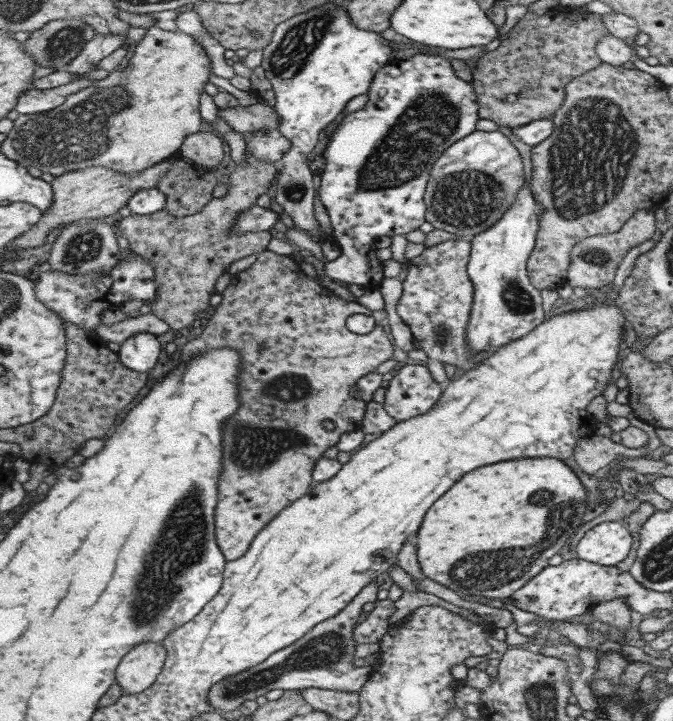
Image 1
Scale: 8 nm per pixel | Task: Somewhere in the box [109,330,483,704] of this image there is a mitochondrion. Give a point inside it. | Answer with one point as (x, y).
(181, 543)

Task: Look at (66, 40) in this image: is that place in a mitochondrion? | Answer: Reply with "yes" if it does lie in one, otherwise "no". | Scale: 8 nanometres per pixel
yes

